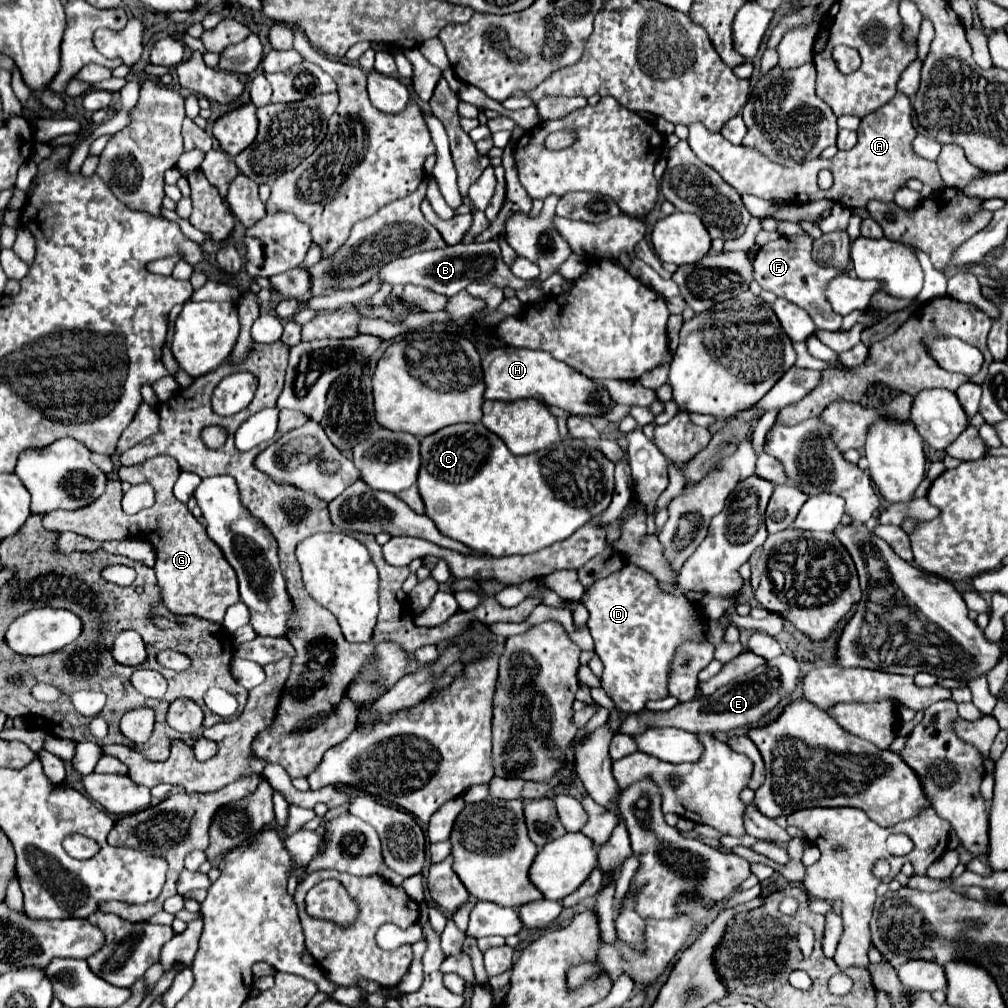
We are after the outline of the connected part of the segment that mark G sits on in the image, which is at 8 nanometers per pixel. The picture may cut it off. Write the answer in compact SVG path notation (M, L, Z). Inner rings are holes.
M155 456L139 466L119 466L119 480L125 480L133 486L143 482L153 486L155 504L151 508L141 510L135 516L127 516L121 508L121 482L109 480L103 498L97 498L91 502L91 506L83 506L83 510L49 512L43 516L43 526L55 532L71 530L93 540L121 540L127 536L137 536L151 542L157 554L155 574L165 606L173 614L195 614L221 624L225 610L239 602L237 576L225 556L219 552L219 546L209 540L205 526L201 526L189 508L173 496L173 484L179 478L179 472L181 470L177 462L169 456Z

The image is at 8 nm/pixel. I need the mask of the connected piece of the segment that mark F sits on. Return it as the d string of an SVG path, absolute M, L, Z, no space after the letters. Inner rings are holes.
M785 236L775 242L767 242L757 252L757 258L753 262L753 268L755 268L753 274L763 290L769 290L779 298L785 298L797 304L799 308L807 310L807 314L811 316L811 320L819 330L835 332L841 328L843 316L833 312L831 304L825 298L825 286L829 278L835 278L841 272L831 268L821 268L819 264L815 264L811 258L811 244L813 244L811 236Z

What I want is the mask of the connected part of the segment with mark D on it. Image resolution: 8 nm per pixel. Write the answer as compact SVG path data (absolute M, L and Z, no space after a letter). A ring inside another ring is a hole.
M627 562L615 574L609 574L607 578L589 586L581 602L589 610L587 626L595 640L595 654L601 658L605 666L605 672L601 676L603 690L611 696L615 706L625 714L641 712L645 710L647 702L667 698L667 674L671 672L671 662L675 660L677 646L683 646L683 642L687 640L691 642L707 640L707 634L705 634L707 618L703 616L699 604L691 602L683 594L675 596L675 594L665 592L659 586L659 580L651 572L631 562Z

